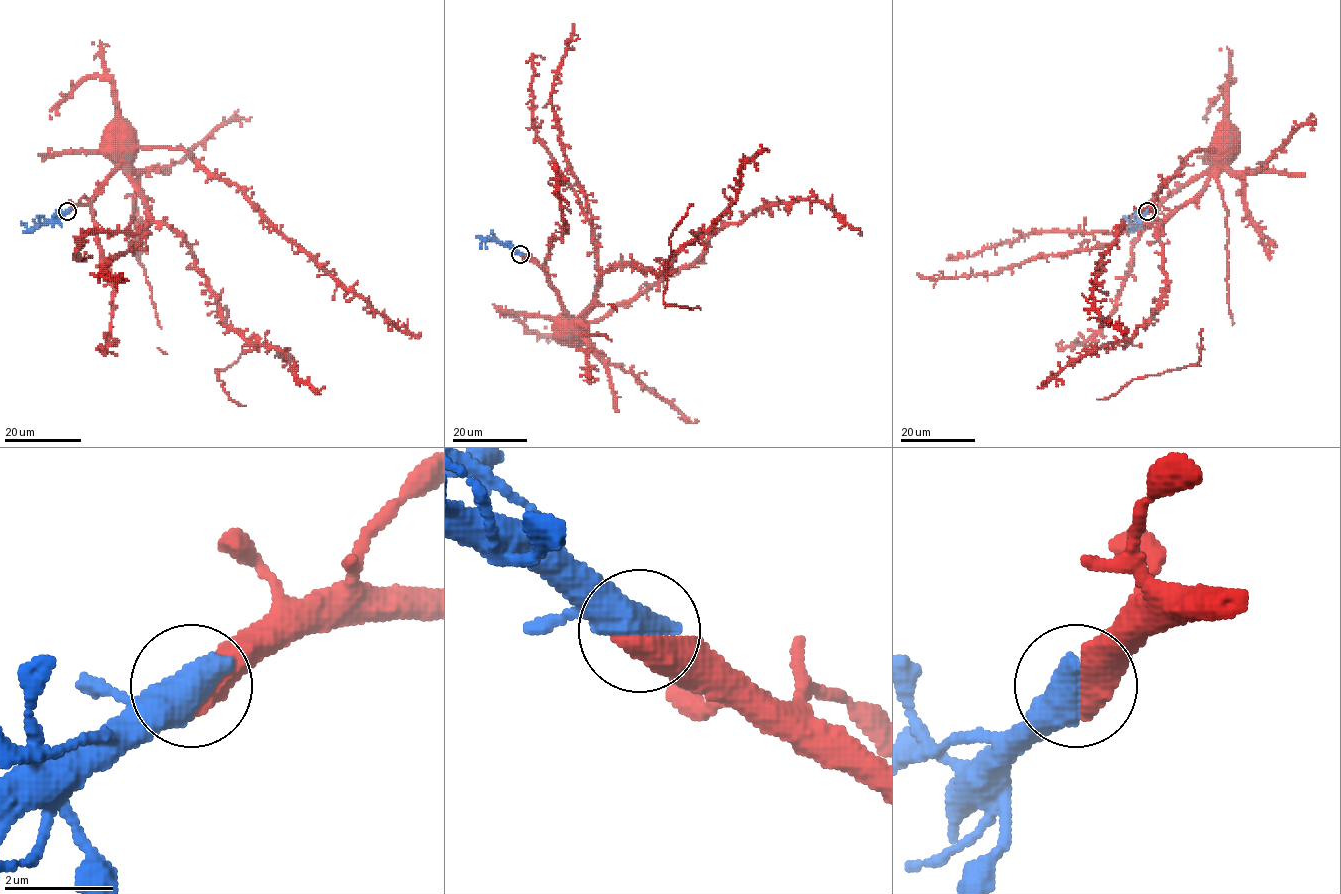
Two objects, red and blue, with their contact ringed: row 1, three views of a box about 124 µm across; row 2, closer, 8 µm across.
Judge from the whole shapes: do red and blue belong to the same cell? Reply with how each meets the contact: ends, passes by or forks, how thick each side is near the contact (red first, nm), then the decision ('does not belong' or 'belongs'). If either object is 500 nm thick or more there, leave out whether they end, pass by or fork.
650 nm thick on the red side, 700 nm on the other; belongs

